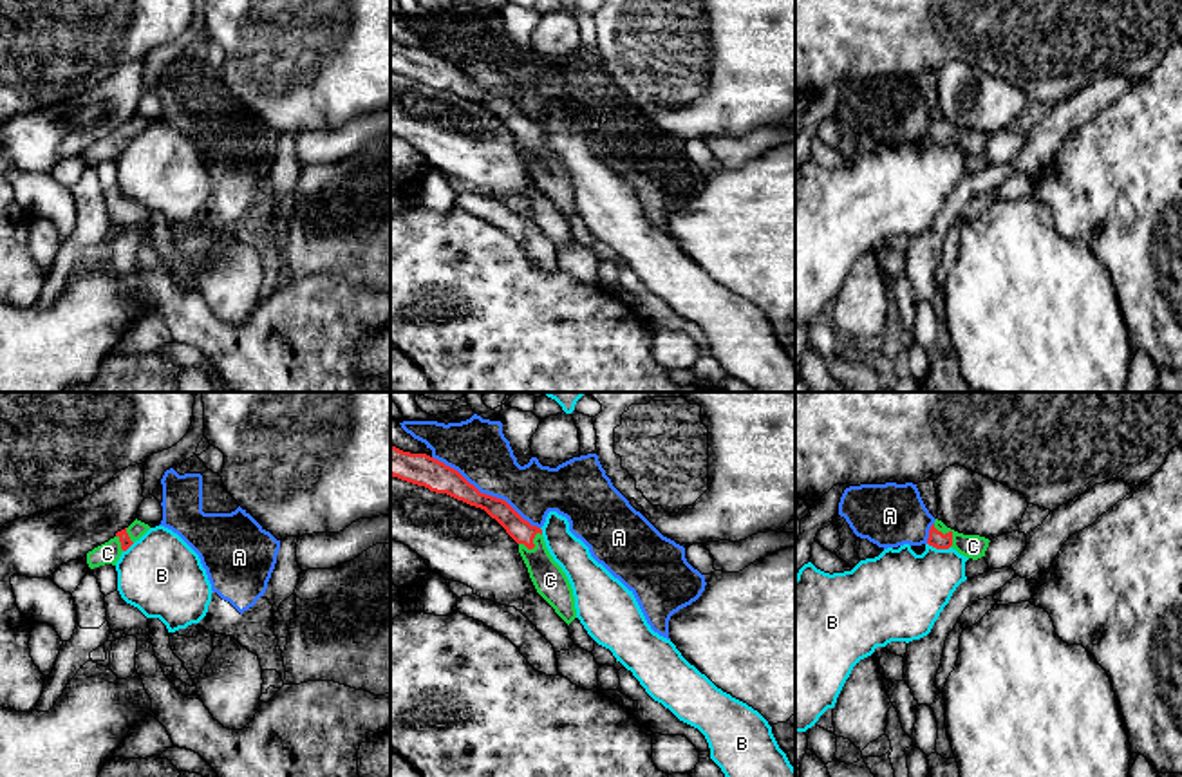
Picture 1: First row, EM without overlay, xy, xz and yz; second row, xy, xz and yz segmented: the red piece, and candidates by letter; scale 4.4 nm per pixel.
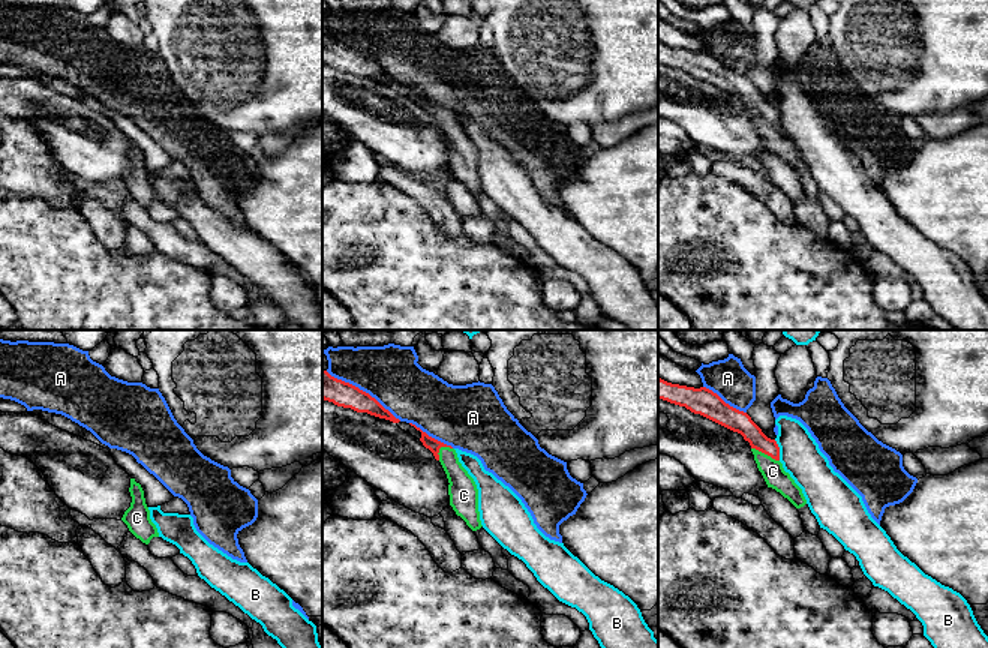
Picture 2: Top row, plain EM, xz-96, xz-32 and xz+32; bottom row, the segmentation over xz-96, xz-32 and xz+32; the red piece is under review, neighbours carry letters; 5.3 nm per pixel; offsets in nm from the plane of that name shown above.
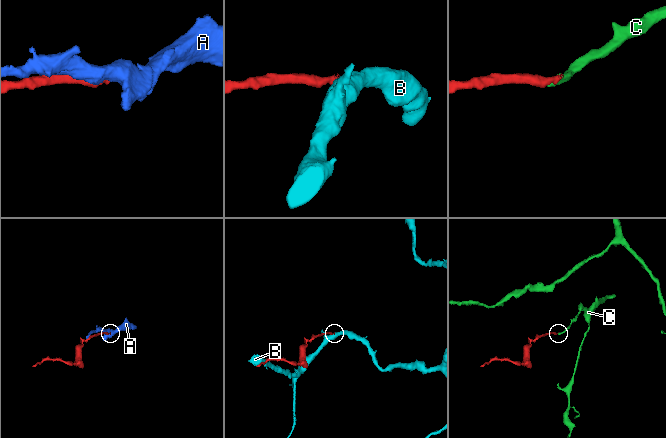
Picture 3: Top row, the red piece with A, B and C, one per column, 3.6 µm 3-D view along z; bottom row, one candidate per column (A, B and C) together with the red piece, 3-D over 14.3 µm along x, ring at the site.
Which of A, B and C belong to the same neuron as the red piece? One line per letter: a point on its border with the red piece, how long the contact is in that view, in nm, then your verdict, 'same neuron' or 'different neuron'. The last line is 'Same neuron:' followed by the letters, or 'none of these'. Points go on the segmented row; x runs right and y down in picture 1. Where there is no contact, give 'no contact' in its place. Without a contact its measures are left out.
A: xz (485, 494) | 600 nm | different neuron
B: yz (938, 548) | 110 nm | different neuron
C: yz (949, 532) | 130 nm | same neuron
Same neuron: C

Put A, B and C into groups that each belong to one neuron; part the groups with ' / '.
A / B / C

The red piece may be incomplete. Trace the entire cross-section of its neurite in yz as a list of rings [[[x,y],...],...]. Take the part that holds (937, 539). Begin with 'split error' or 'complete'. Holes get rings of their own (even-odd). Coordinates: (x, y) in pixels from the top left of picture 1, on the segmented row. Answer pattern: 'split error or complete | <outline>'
split error | [[[934,520],[934,524],[929,529],[927,544],[936,549],[956,549],[960,555],[978,560],[985,557],[985,551],[989,548],[989,538],[980,535],[963,535],[951,528],[947,528],[942,520]]]

